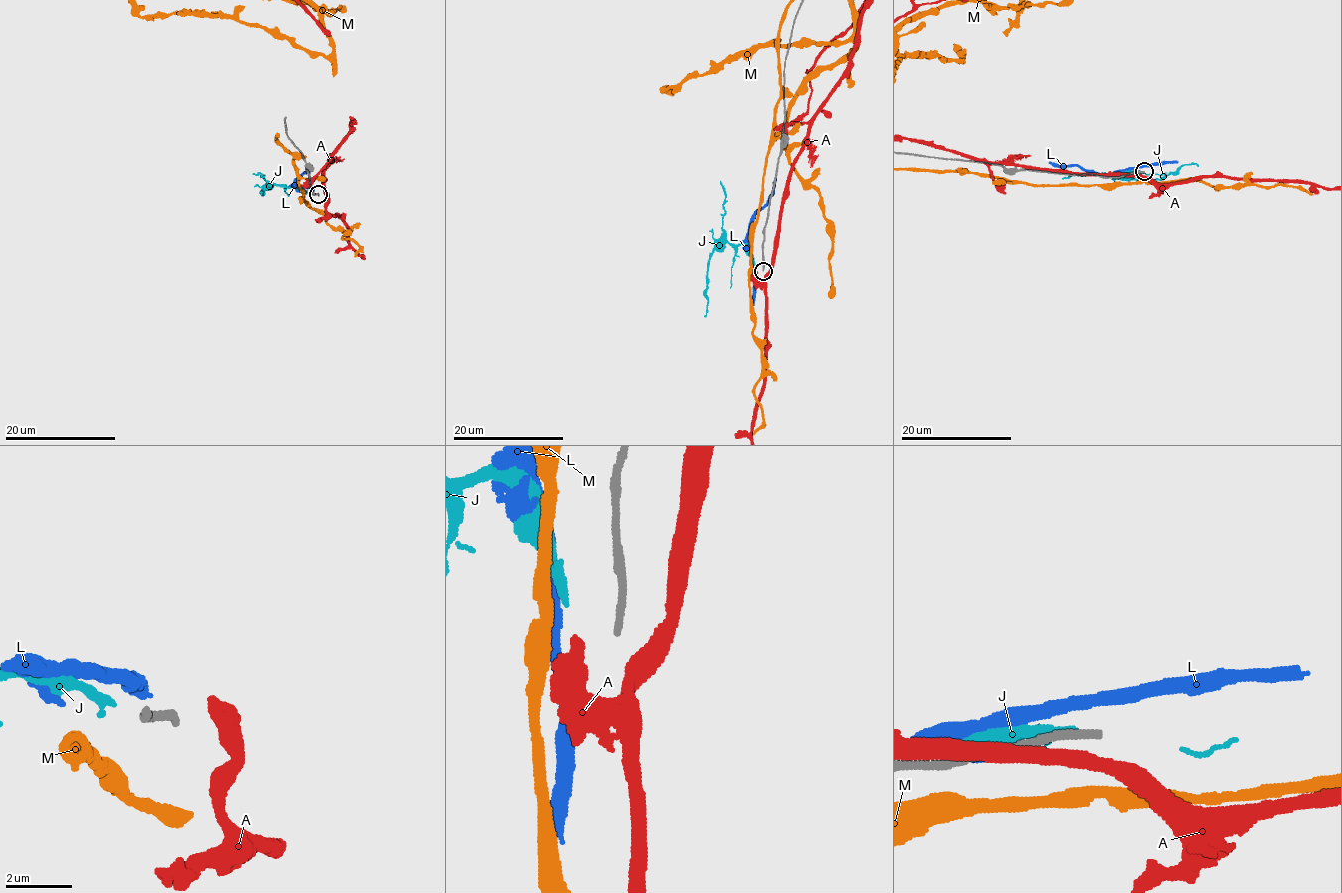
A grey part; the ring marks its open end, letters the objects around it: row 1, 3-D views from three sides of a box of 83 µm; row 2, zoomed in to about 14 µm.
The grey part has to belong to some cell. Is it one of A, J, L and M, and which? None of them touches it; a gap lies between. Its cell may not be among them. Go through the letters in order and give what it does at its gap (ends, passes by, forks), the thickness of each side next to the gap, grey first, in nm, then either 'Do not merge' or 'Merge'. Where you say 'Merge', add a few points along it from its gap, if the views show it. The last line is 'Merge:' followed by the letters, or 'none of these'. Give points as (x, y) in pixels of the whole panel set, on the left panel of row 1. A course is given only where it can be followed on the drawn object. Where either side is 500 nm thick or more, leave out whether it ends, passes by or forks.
A: It passes by. Thickness 220 nm (grey) against 480 nm. Do not merge
J: It ends there. Thickness 220 nm (grey) against 240 nm. Do not merge
L: It passes by. Thickness 220 nm (grey) against 380 nm. Do not merge
M: It passes by. Thickness 220 nm (grey) against 400 nm. Do not merge
Merge: none of these

